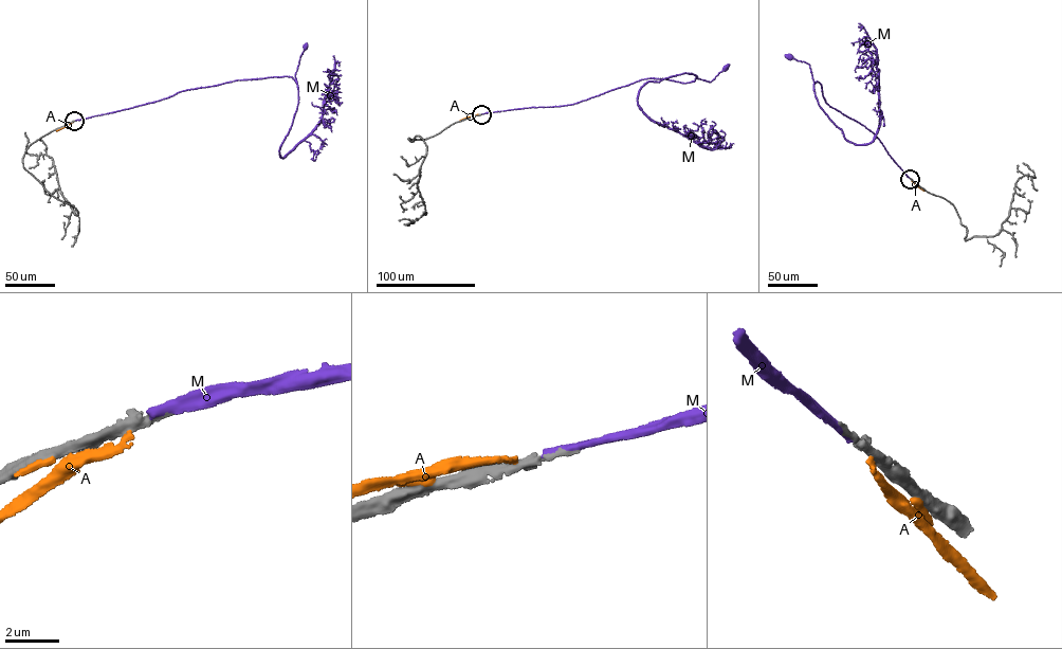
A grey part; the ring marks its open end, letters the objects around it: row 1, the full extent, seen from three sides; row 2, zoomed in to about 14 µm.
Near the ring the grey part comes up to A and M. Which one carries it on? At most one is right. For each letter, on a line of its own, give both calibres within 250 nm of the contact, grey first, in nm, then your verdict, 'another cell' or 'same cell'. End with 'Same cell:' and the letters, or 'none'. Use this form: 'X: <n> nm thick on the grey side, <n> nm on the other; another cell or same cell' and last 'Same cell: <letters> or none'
A: 380 nm thick on the grey side, 240 nm on the other; another cell
M: 280 nm thick on the grey side, 400 nm on the other; same cell
Same cell: M

